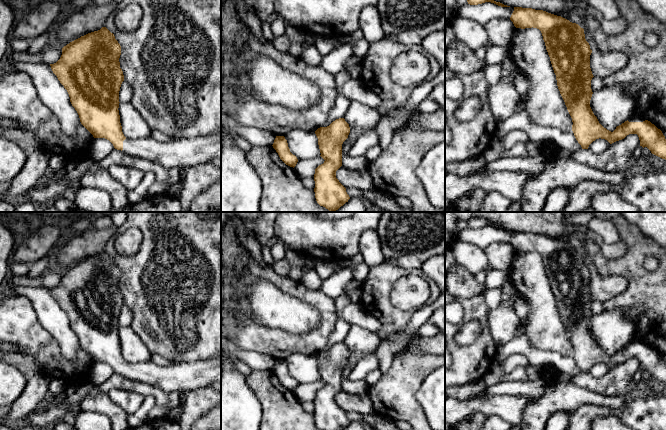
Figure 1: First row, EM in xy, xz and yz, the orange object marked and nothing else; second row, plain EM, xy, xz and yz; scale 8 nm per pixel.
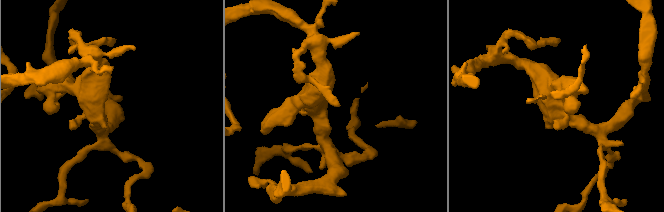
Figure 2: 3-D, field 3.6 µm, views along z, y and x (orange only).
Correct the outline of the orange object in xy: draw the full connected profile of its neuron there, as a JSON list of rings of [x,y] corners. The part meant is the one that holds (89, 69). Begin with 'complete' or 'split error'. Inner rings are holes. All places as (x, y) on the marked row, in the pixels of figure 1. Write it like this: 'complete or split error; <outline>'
split error; [[[102,27],[100,30],[81,36],[64,46],[60,59],[56,63],[50,64],[53,73],[67,90],[70,102],[77,111],[81,124],[93,137],[105,138],[113,144],[115,149],[121,150],[131,156],[137,156],[158,163],[167,170],[207,163],[214,158],[221,159],[221,134],[189,139],[175,139],[166,143],[158,142],[152,137],[127,139],[124,136],[118,110],[120,103],[119,91],[124,81],[123,71],[120,68],[119,62],[120,55],[121,46],[115,39],[114,34],[106,27]]]

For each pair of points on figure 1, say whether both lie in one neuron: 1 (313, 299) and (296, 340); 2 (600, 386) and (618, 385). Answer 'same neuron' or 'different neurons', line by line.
1: same neuron
2: same neuron

